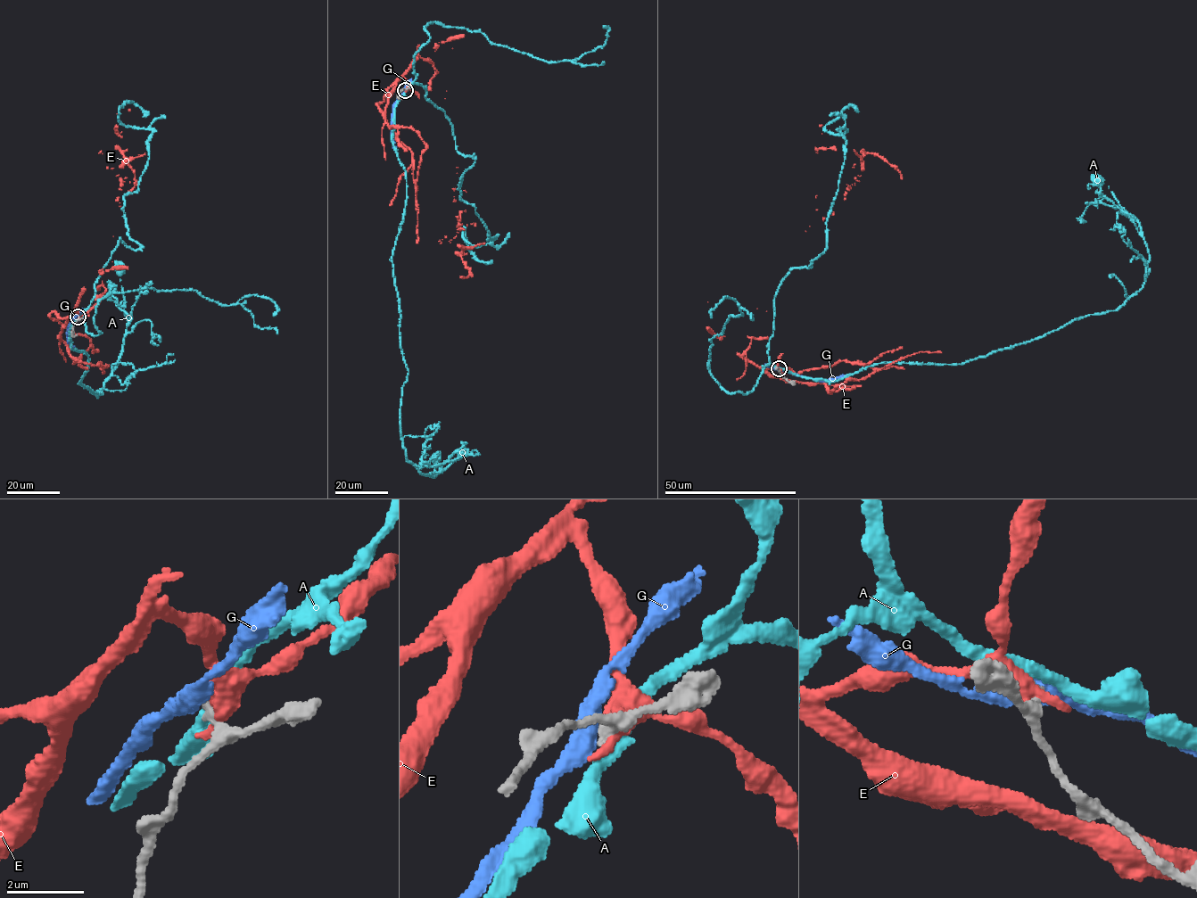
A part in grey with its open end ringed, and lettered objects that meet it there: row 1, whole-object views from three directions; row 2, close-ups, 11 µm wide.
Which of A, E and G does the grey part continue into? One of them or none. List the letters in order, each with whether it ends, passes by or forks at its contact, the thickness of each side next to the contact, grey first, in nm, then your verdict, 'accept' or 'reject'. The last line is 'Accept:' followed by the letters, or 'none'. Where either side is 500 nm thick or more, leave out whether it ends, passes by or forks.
A: it passes by; calibres 320 and 360 nm; reject
E: it passes by; calibres 280 and 480 nm; reject
G: it passes by; calibres 300 and 480 nm; reject
Accept: none

